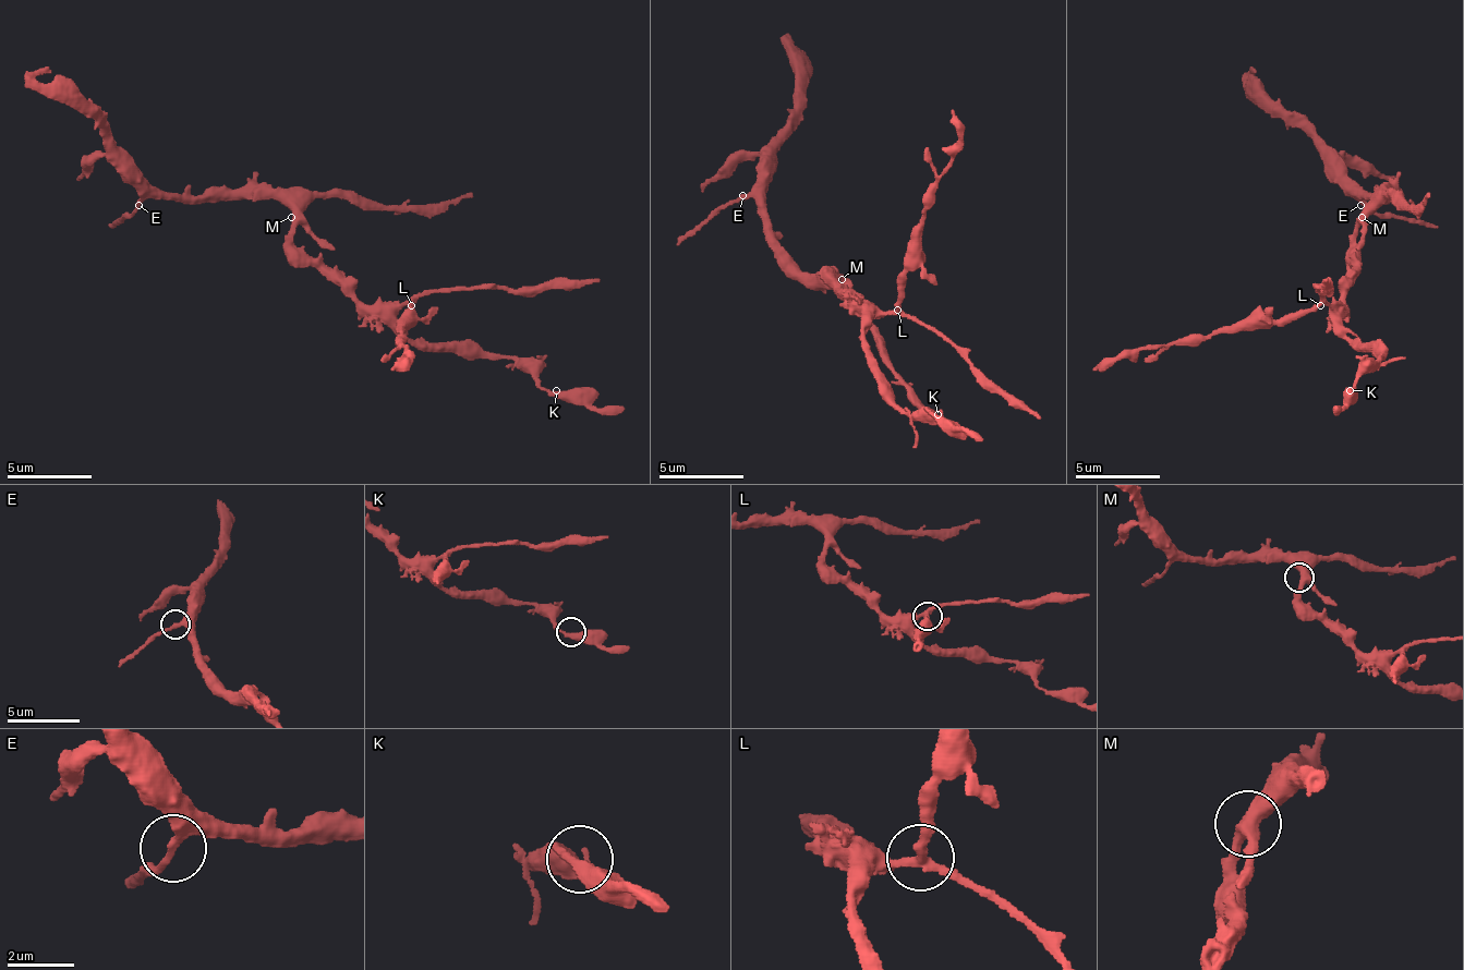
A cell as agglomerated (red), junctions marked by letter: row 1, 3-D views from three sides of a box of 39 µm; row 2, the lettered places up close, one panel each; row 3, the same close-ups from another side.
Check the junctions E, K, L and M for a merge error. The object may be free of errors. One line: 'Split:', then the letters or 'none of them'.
Split: L

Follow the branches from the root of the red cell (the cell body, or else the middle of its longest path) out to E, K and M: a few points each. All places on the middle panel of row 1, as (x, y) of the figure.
E: (848, 292), (835, 288), (834, 283), (823, 283), (822, 279), (808, 279), (776, 238), (772, 225), (742, 195)
K: (848, 292), (842, 288), (850, 288), (863, 313), (871, 368), (895, 402), (908, 414), (938, 414)
M: (848, 292), (842, 279)

